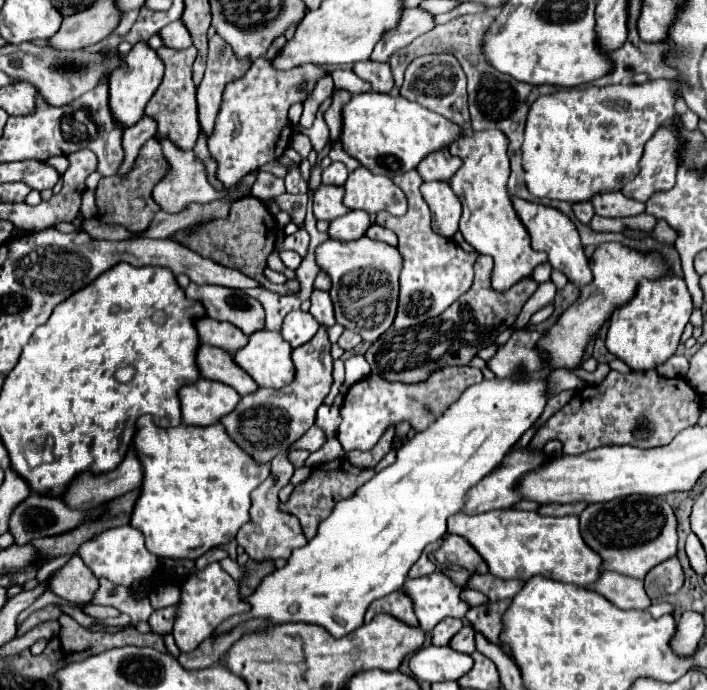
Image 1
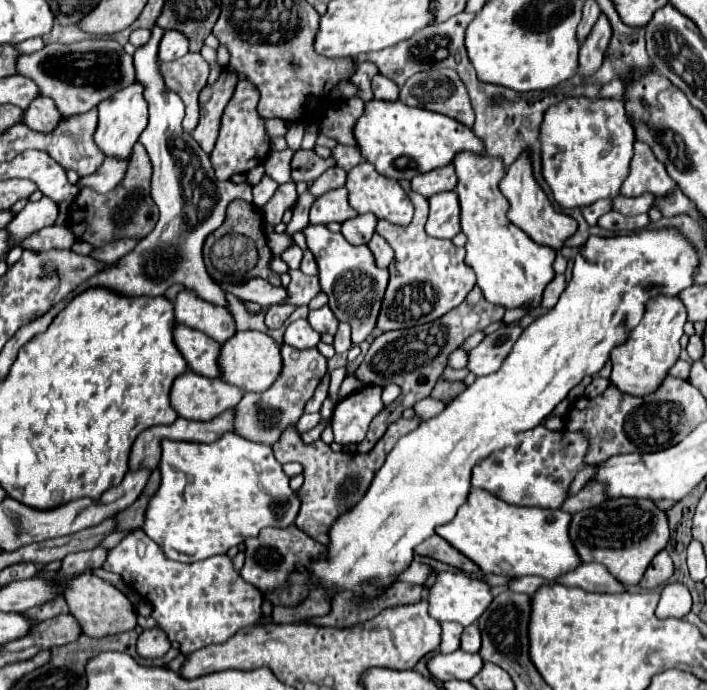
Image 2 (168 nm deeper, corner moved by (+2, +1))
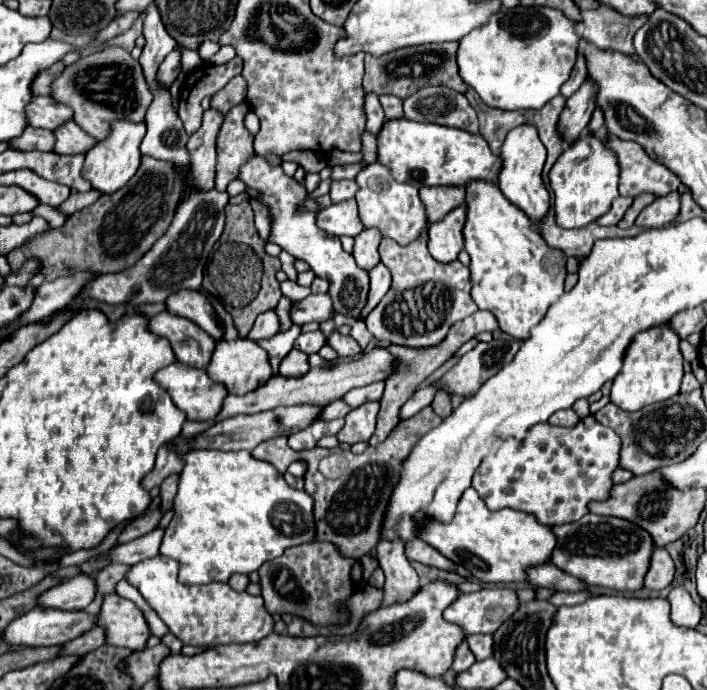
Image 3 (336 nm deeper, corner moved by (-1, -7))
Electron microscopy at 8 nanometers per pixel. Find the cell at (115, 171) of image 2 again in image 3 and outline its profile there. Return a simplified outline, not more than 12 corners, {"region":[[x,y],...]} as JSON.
{"region":[[96,191],[70,193],[58,211],[72,215],[74,211],[92,205],[100,195]]}

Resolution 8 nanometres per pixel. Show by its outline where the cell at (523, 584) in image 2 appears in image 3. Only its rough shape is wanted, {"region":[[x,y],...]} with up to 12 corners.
{"region":[[592,591],[556,593],[554,605],[578,605],[590,599]]}

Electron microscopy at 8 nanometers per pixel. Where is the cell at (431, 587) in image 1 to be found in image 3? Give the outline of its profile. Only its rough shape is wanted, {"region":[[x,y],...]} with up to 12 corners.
{"region":[[514,589],[462,593],[444,619],[494,633],[520,601]]}

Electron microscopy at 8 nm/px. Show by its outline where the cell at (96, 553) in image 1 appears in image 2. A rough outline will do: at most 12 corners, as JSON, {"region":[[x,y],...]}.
{"region":[[143,529],[101,569],[185,655],[261,621],[227,555],[169,561]]}

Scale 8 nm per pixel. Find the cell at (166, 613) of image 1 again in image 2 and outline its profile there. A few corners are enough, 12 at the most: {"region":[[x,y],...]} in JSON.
{"region":[[145,629],[137,641],[141,657],[161,657],[169,651],[167,633]]}

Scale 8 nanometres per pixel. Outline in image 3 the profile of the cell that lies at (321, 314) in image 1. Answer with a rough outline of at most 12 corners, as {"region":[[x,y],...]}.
{"region":[[338,331],[332,333],[328,345],[340,357],[362,353],[362,347]]}

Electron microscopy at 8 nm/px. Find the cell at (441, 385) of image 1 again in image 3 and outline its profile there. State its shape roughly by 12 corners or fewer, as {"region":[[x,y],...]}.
{"region":[[370,401],[346,415],[338,441],[368,441],[376,425],[378,403]]}

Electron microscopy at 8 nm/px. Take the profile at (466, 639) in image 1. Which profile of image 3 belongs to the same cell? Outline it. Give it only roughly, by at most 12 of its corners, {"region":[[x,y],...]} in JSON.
{"region":[[468,635],[476,659],[488,659],[494,651],[492,635]]}

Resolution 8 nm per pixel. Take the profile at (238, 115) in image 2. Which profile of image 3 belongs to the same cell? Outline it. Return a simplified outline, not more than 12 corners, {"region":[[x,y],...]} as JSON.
{"region":[[246,103],[228,111],[216,139],[216,191],[254,153]]}

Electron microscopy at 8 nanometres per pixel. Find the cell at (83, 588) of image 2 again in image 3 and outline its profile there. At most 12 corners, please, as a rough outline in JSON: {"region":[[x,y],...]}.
{"region":[[116,593],[104,597],[98,625],[108,645],[146,649],[142,611]]}

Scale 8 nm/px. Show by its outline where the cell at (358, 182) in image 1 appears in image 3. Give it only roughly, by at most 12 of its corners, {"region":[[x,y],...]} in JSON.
{"region":[[382,163],[356,183],[360,221],[408,245],[426,225],[418,189]]}

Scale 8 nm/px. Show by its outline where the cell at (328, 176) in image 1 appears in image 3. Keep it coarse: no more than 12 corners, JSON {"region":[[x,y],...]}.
{"region":[[334,181],[330,197],[334,203],[352,199],[356,181]]}

